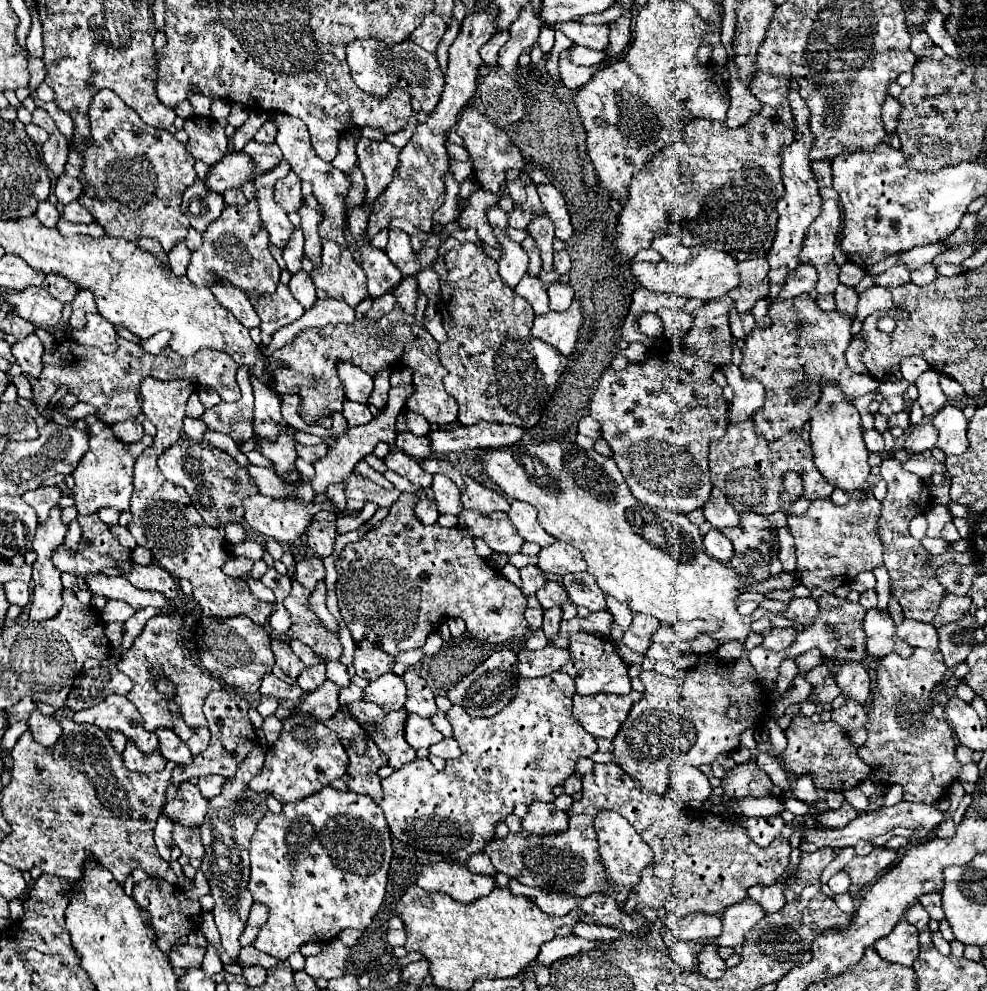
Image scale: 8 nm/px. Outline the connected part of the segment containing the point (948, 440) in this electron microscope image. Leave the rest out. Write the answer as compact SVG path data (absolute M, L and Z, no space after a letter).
M945 406L933 418L933 426L939 432L937 448L943 450L947 456L963 454L967 450L967 420L961 408Z

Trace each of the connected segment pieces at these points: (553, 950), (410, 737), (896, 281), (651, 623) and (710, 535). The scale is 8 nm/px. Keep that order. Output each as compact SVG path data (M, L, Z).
M565 936L565 938L553 938L551 942L545 942L541 946L541 954L539 954L539 962L545 966L551 966L555 960L561 960L563 956L573 956L579 954L581 950L593 950L601 946L601 942L589 942L585 938L579 936Z
M409 714L407 716L403 732L405 732L407 744L411 748L415 748L415 750L429 748L431 744L443 740L443 734L431 724L431 720L429 718L421 718L417 714Z
M897 264L897 266L891 266L889 270L885 270L883 274L875 276L875 286L885 286L885 288L903 286L909 282L909 276L911 276L911 272L905 266Z
M633 612L633 622L631 626L625 630L623 634L623 644L629 646L635 652L645 654L649 644L651 644L651 634L659 628L659 620L651 618L649 614L641 614L641 612Z
M715 528L703 536L703 544L707 554L719 562L729 562L729 558L733 556L733 544Z

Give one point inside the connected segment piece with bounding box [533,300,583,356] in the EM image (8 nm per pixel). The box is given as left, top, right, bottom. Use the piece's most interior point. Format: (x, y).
(560, 329)

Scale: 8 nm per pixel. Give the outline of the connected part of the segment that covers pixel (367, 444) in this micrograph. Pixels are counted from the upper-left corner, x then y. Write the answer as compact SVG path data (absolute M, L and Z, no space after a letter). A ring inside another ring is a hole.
M413 386L391 388L391 390L389 390L389 402L387 402L385 410L383 410L377 418L373 418L373 420L371 420L369 424L365 424L365 426L353 426L353 428L349 426L343 434L339 434L339 436L335 438L335 444L329 448L329 452L327 452L323 458L319 458L319 460L313 462L313 466L315 466L315 476L311 478L311 486L313 486L315 494L323 494L329 484L339 484L339 482L343 482L343 478L355 468L355 464L357 464L359 460L363 460L367 454L371 454L373 448L375 448L379 442L387 442L389 446L395 444L395 438L397 438L397 434L395 434L395 418L401 414L401 408L403 408L405 400L407 400L411 394L413 394Z

